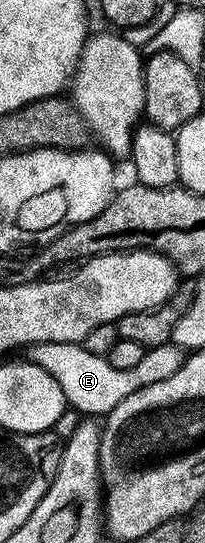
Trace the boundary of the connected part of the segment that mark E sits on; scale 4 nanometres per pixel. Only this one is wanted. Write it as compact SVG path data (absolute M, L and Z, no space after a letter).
M68 342L32 344L25 349L24 356L43 368L47 374L52 374L52 378L56 378L60 390L64 390L67 405L73 411L86 418L102 418L107 412L120 406L120 402L128 398L128 394L136 394L136 390L152 386L152 382L164 382L171 374L176 374L176 370L180 370L182 365L184 352L171 343L156 346L147 350L144 358L140 358L140 362L129 370L116 370L116 366L108 363L105 356L88 354L82 344Z

